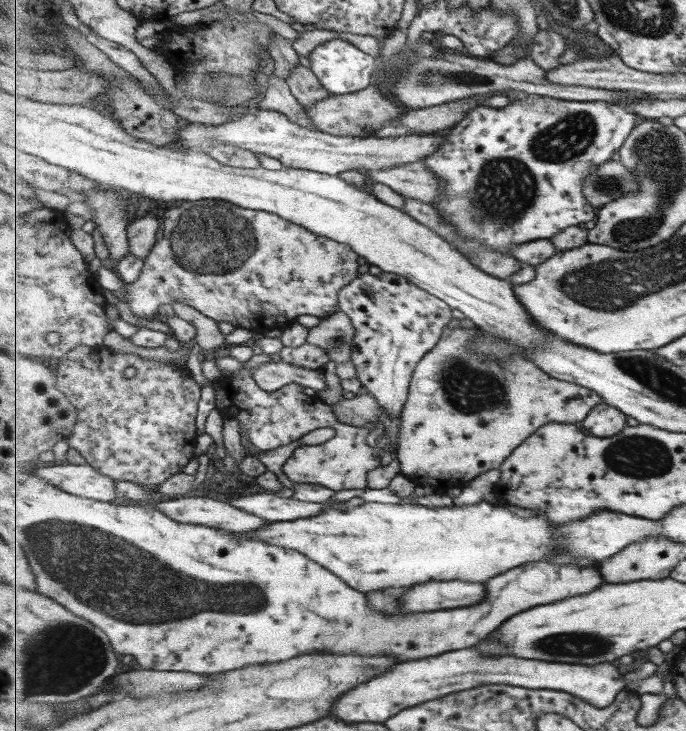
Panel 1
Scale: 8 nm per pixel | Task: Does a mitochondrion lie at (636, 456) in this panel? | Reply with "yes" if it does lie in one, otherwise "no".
yes

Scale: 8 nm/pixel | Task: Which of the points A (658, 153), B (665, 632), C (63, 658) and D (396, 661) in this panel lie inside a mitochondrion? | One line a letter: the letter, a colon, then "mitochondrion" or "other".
A: mitochondrion
B: other
C: mitochondrion
D: other

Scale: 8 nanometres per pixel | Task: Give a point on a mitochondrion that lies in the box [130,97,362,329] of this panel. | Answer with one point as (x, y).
(211, 241)

